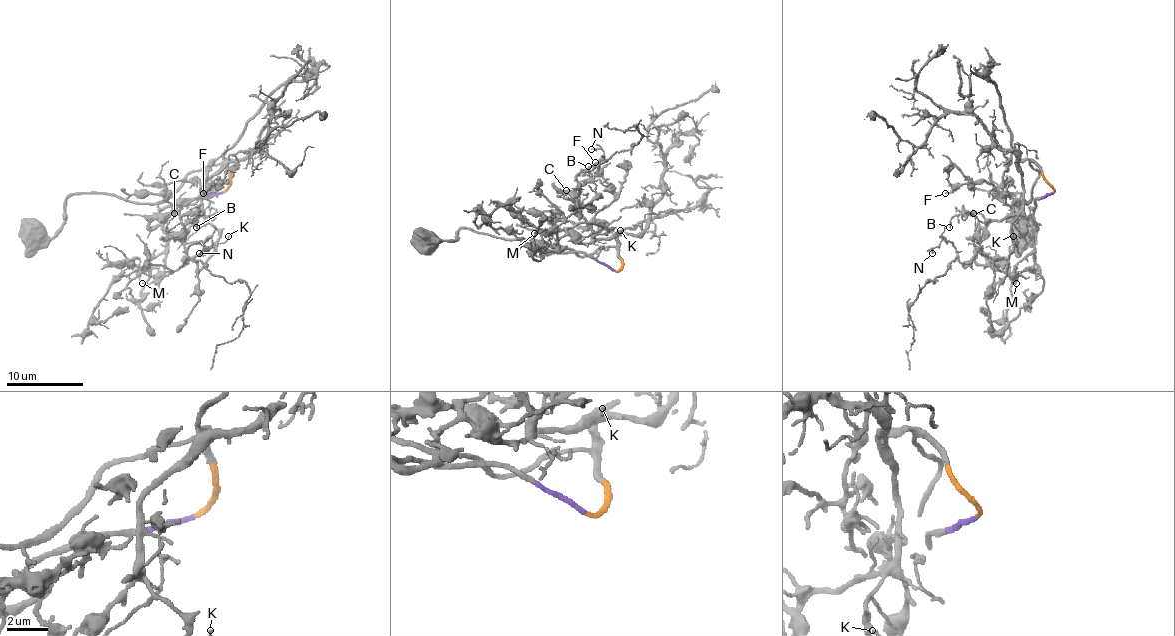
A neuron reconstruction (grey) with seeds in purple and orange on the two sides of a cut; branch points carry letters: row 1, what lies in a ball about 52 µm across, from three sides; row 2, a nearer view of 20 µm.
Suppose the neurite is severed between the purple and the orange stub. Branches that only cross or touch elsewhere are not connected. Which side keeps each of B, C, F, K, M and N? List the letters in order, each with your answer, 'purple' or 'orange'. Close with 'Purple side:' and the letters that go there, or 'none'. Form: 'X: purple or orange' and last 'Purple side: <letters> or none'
B: orange
C: orange
F: purple
K: orange
M: purple
N: orange
Purple side: F, M

